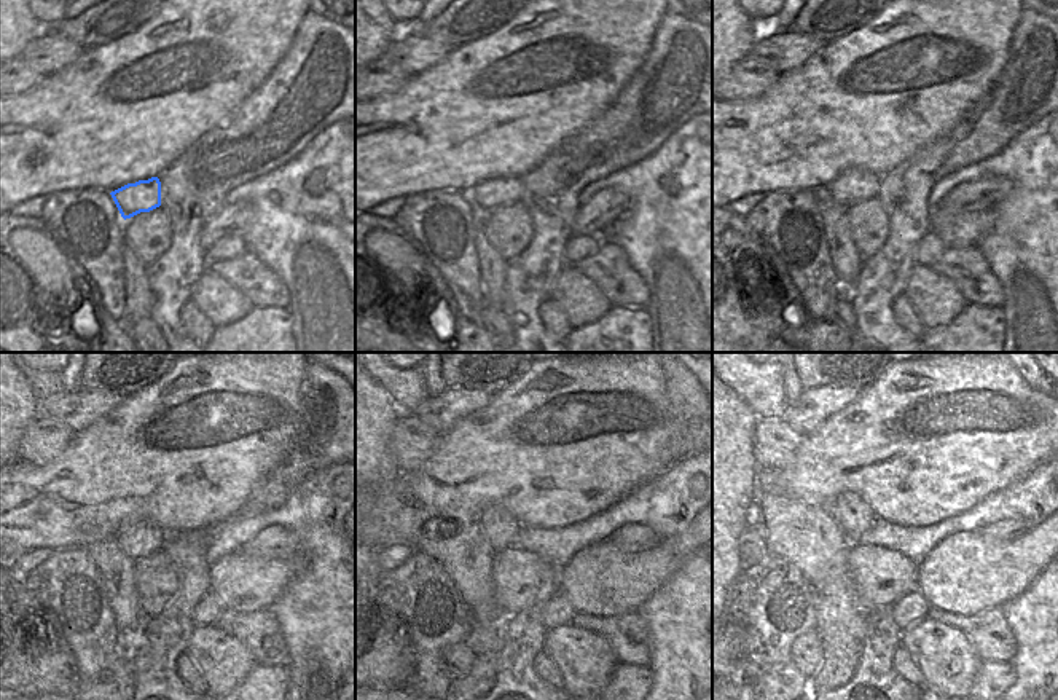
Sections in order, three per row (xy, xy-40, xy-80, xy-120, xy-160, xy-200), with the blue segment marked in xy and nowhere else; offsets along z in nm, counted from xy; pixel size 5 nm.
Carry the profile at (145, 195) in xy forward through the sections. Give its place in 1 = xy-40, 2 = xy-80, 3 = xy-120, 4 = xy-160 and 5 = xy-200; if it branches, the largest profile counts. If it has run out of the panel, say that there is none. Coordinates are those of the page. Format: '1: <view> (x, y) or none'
1: xy-40 (489, 195)
2: xy-80 (856, 185)
3: xy-120 (141, 539)
4: xy-160 (499, 526)
5: xy-200 (851, 514)

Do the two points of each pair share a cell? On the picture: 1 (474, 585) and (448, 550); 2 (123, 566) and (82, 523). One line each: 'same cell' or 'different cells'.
1: same cell
2: different cells

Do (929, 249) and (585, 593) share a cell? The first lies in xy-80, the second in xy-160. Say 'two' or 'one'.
two

